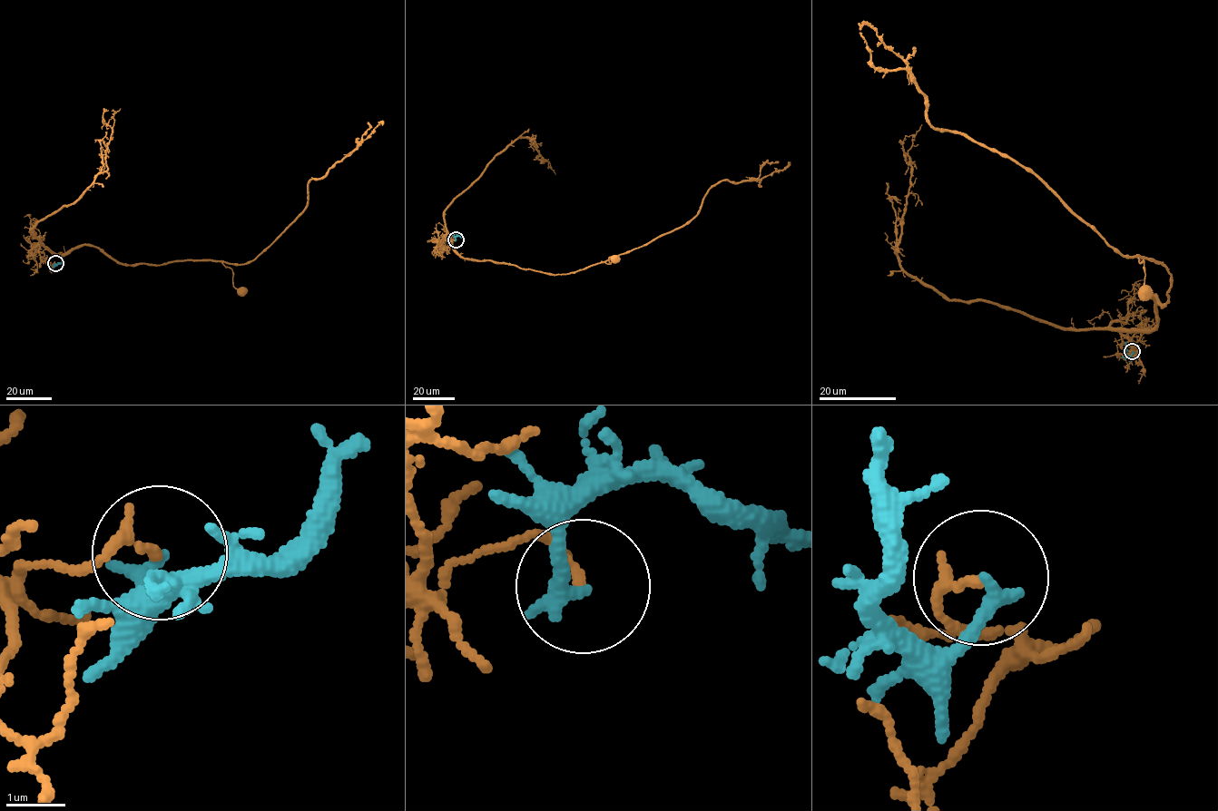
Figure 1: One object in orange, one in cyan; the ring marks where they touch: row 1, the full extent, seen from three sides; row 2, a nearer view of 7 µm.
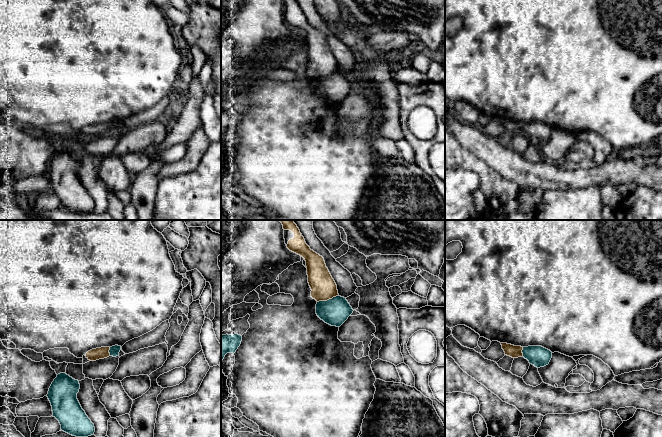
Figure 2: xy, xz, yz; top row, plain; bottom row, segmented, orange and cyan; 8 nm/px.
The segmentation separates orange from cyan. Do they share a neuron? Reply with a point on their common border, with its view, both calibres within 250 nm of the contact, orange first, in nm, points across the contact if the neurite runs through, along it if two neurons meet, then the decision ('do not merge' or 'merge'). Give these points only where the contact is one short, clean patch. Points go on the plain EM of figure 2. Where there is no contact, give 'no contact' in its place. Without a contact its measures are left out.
xz (327, 75) | 200/220 nm | along xz (338, 70), (317, 78) | do not merge

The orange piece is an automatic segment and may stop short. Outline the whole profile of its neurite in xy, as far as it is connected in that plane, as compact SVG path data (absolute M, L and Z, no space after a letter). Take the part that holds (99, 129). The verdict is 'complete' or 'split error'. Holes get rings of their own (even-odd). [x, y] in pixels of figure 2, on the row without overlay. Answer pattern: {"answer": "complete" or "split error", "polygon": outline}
{"answer": "complete", "polygon": "M110 123L96 124L88 127L85 132L90 137L96 137L99 135L104 135L109 133L110 132L109 126Z"}

